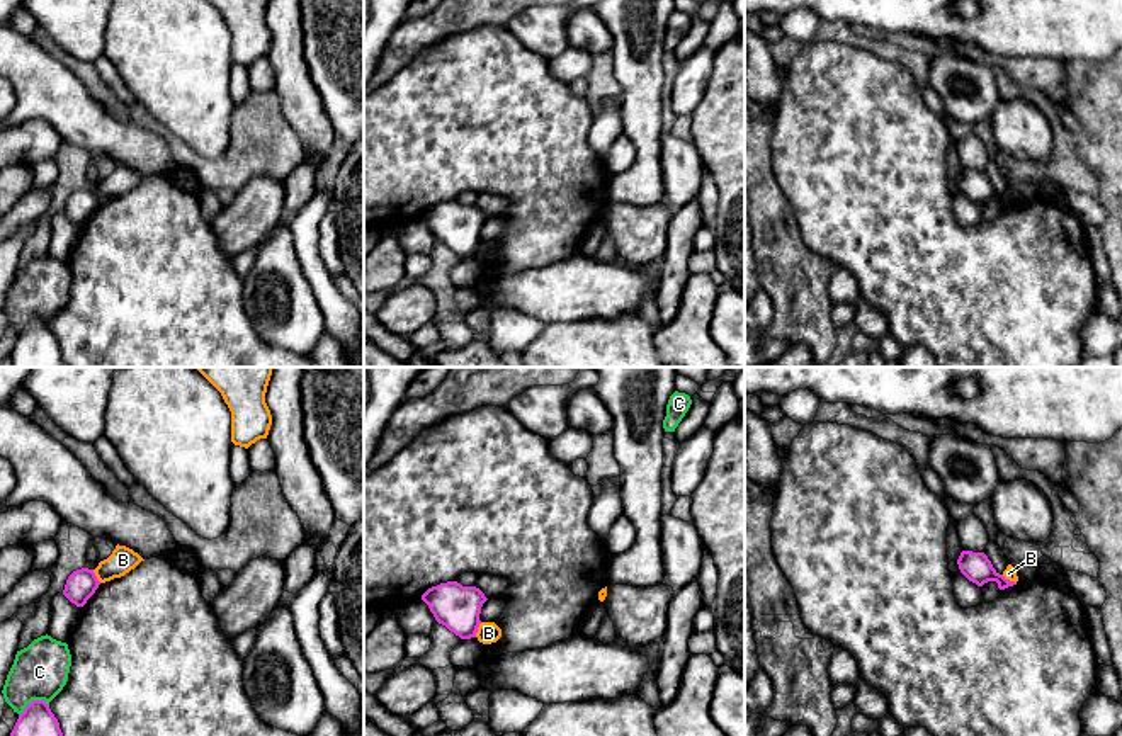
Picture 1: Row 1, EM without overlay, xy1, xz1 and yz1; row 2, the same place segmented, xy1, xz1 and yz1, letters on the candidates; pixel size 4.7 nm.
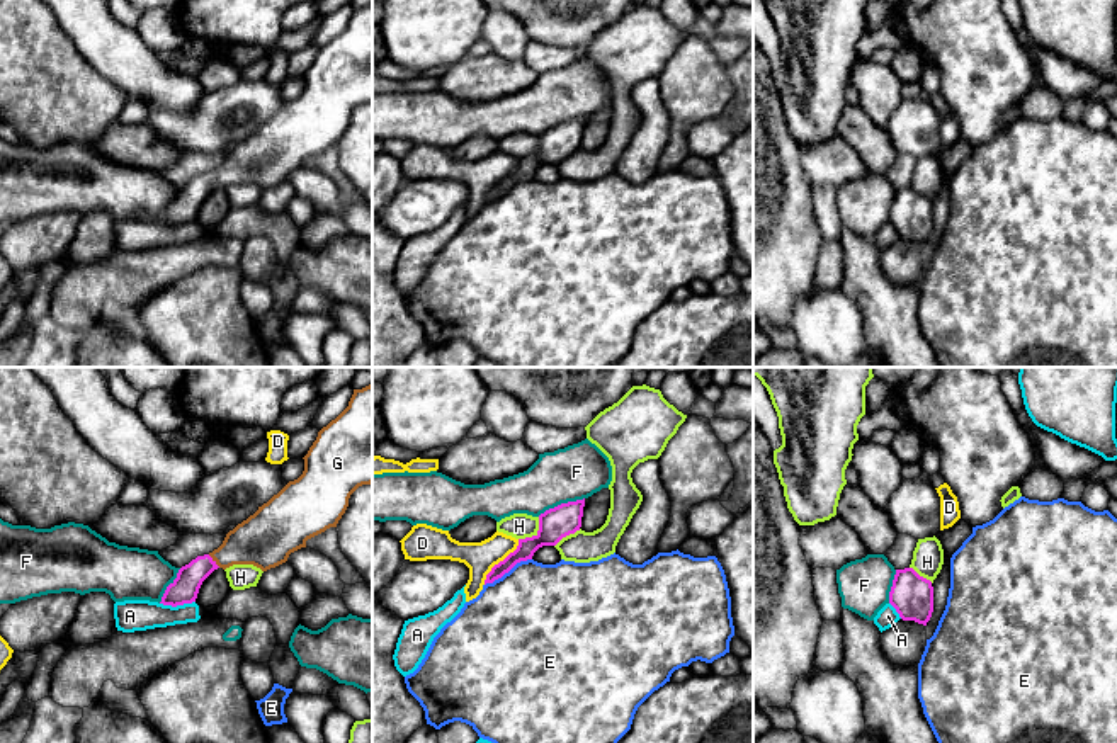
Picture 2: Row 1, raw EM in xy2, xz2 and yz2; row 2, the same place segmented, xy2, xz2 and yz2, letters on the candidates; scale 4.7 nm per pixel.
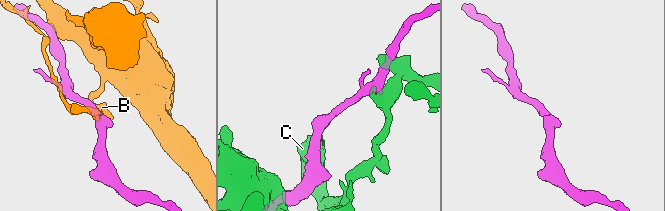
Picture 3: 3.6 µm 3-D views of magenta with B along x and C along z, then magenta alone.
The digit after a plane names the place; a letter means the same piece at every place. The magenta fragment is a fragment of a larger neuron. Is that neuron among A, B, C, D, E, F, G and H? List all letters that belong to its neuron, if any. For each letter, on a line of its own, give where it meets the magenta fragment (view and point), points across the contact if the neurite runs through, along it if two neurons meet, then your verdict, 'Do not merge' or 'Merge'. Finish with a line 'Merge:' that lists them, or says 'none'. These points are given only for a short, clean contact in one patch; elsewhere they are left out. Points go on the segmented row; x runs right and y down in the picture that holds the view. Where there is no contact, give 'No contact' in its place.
A: Touches magenta at xy2 (177, 604). Do not merge
B: Touches magenta at xz1 (476, 629). Boundary: xz1 (481, 622), (475, 636). Do not merge
C: Touches magenta at xy1 (33, 701). Do not merge
D: Touches magenta at xz2 (500, 561). Boundary: xz2 (519, 539), (519, 544), (492, 568), (483, 584). Do not merge
E: Touches magenta at xz2 (507, 572). Do not merge
F: Touches magenta at xz2 (561, 504). Boundary: xz2 (584, 497), (573, 502), (561, 502), (538, 516). Do not merge
G: Touches magenta at xy2 (215, 561). Path across: xy2 (189, 578), (199, 568), (215, 561), (243, 544), (262, 539). Merge
H: Touches magenta at xz2 (534, 536). Do not merge
Merge: G

